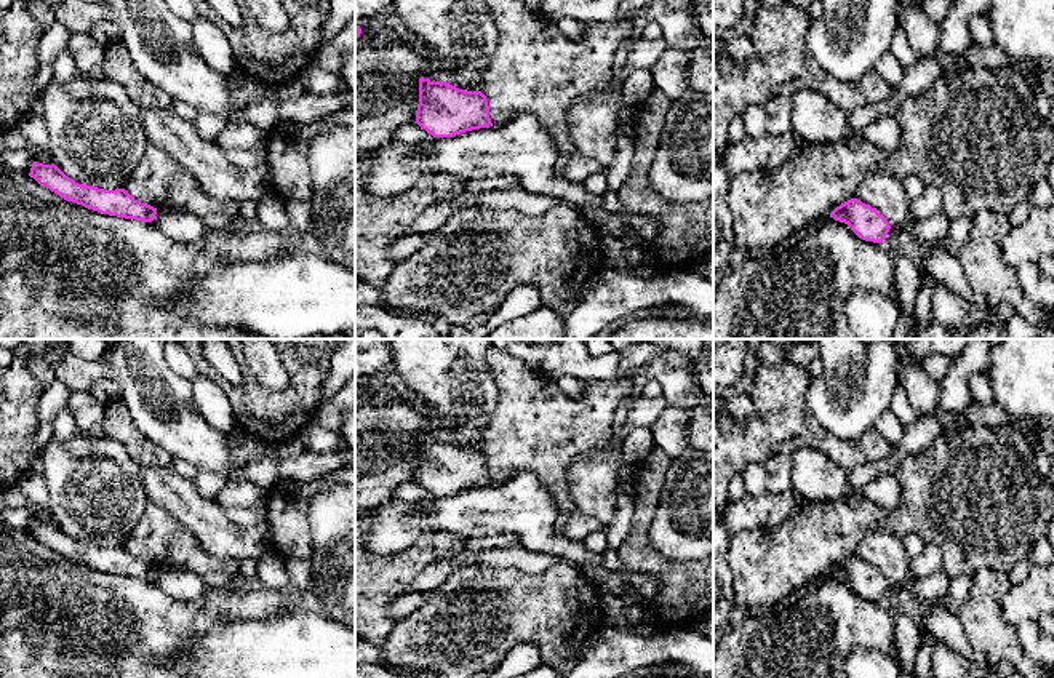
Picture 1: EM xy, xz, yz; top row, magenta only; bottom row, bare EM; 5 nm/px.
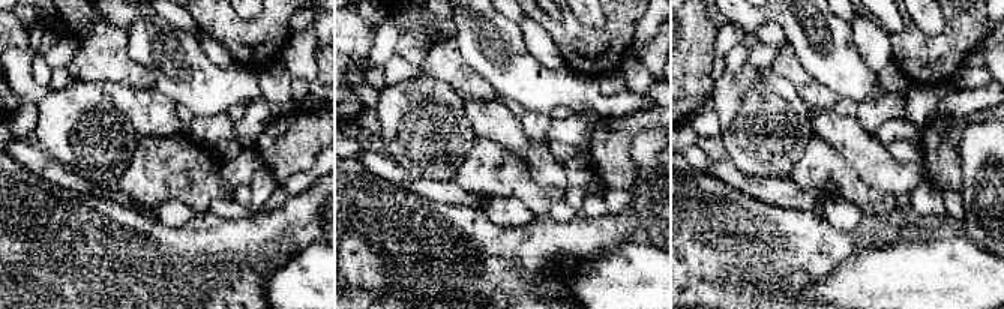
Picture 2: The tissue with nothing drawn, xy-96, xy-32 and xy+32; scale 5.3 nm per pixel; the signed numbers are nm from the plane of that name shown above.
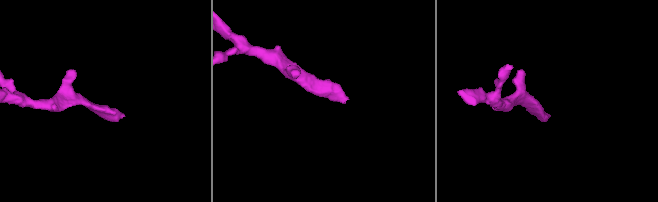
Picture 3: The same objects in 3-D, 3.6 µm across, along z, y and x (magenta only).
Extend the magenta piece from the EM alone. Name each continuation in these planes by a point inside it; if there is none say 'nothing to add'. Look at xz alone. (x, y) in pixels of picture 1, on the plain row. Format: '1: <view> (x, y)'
nothing to add

